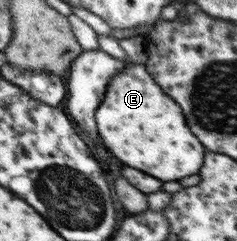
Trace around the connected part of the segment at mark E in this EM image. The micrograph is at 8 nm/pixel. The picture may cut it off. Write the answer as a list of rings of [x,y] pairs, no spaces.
[[[128,63],[109,81],[106,97],[95,111],[95,117],[104,145],[122,163],[160,181],[178,181],[196,175],[204,163],[206,149],[190,133],[182,109],[162,93],[145,64]]]

